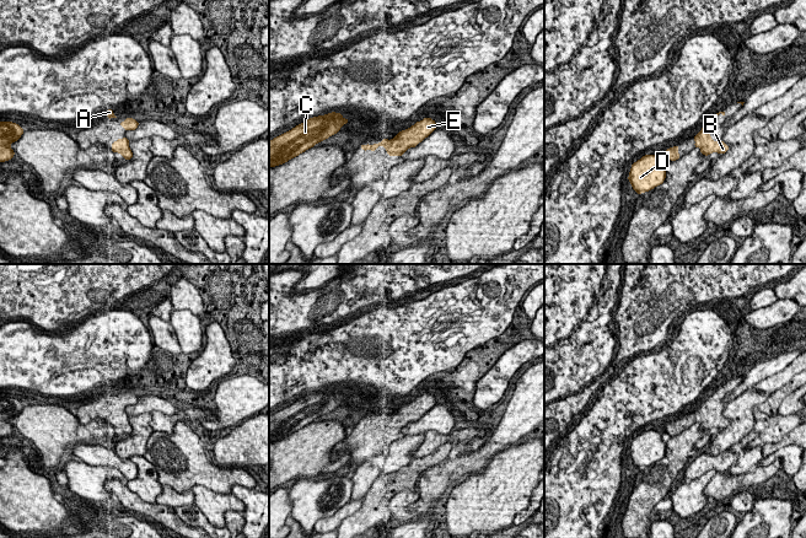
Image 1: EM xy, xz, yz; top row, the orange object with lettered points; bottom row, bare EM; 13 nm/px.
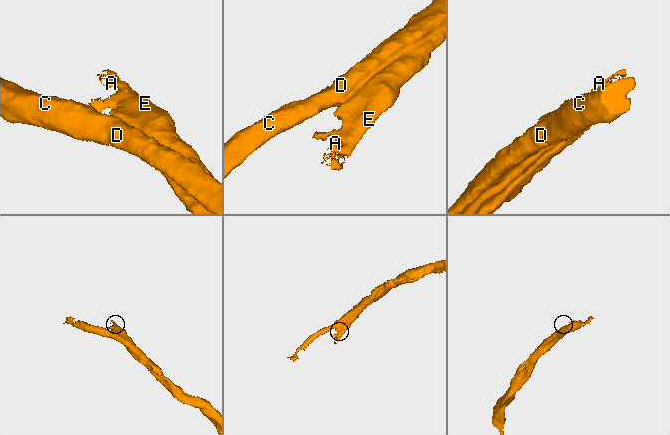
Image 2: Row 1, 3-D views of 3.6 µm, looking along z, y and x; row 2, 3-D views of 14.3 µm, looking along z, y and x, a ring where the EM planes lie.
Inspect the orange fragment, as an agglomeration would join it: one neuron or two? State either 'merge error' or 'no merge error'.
no merge error

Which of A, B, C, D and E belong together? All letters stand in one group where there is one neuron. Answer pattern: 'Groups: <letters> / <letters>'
Groups: A B C D E

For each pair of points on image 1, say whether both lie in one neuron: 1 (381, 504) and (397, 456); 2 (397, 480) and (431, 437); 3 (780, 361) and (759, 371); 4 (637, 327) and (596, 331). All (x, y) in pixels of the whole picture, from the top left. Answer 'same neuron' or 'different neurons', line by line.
1: different neurons
2: different neurons
3: same neuron
4: different neurons

